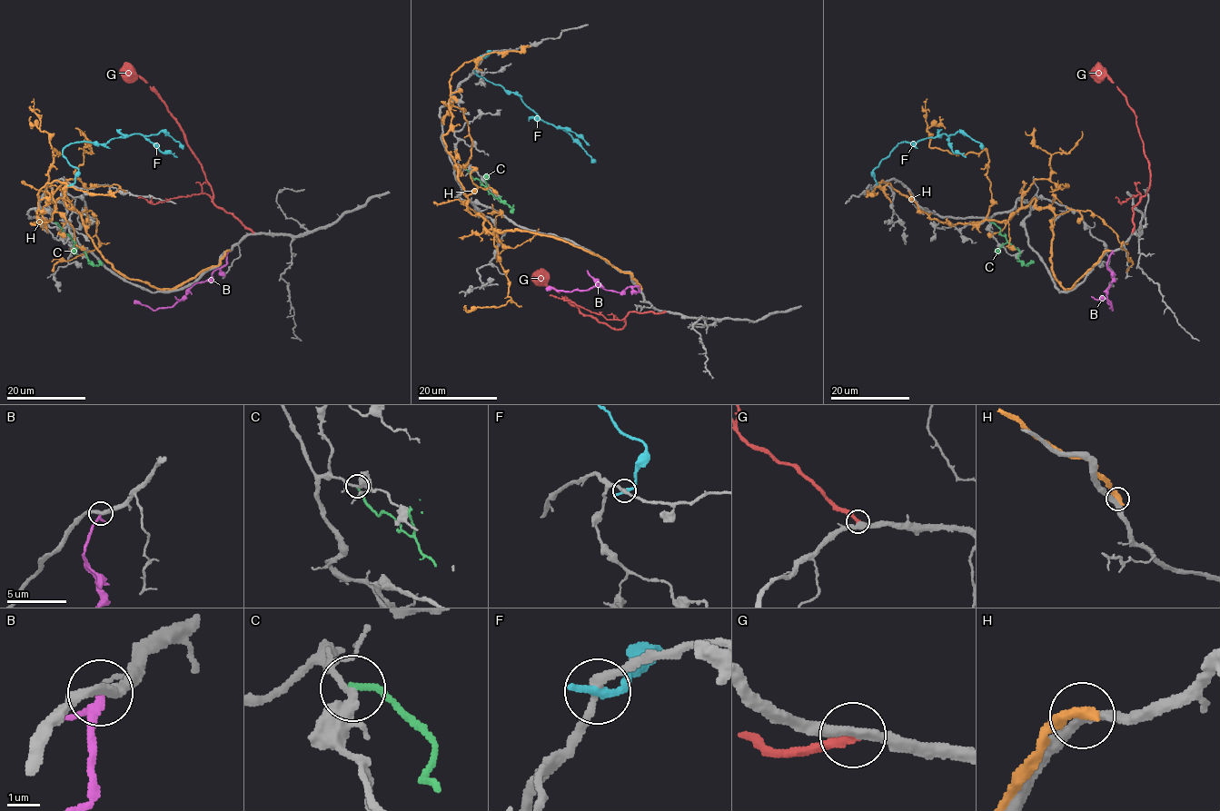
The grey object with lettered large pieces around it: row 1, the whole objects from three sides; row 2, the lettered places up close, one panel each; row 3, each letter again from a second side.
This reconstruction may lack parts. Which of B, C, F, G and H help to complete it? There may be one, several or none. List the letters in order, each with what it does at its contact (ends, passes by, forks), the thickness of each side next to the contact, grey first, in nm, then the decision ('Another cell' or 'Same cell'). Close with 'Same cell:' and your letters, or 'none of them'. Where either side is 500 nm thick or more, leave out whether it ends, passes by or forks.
B: It passes by. Thickness 360 nm (grey) against 200 nm. Another cell
C: It ends there. Thickness 280 nm (grey) against 180 nm. Another cell
F: It ends there. Thickness 240 nm (grey) against 320 nm. Another cell
G: It ends there. Thickness 320 nm (grey) against 320 nm. Same cell
H: It ends there. Thickness 320 nm (grey) against 440 nm. Another cell
Same cell: G

